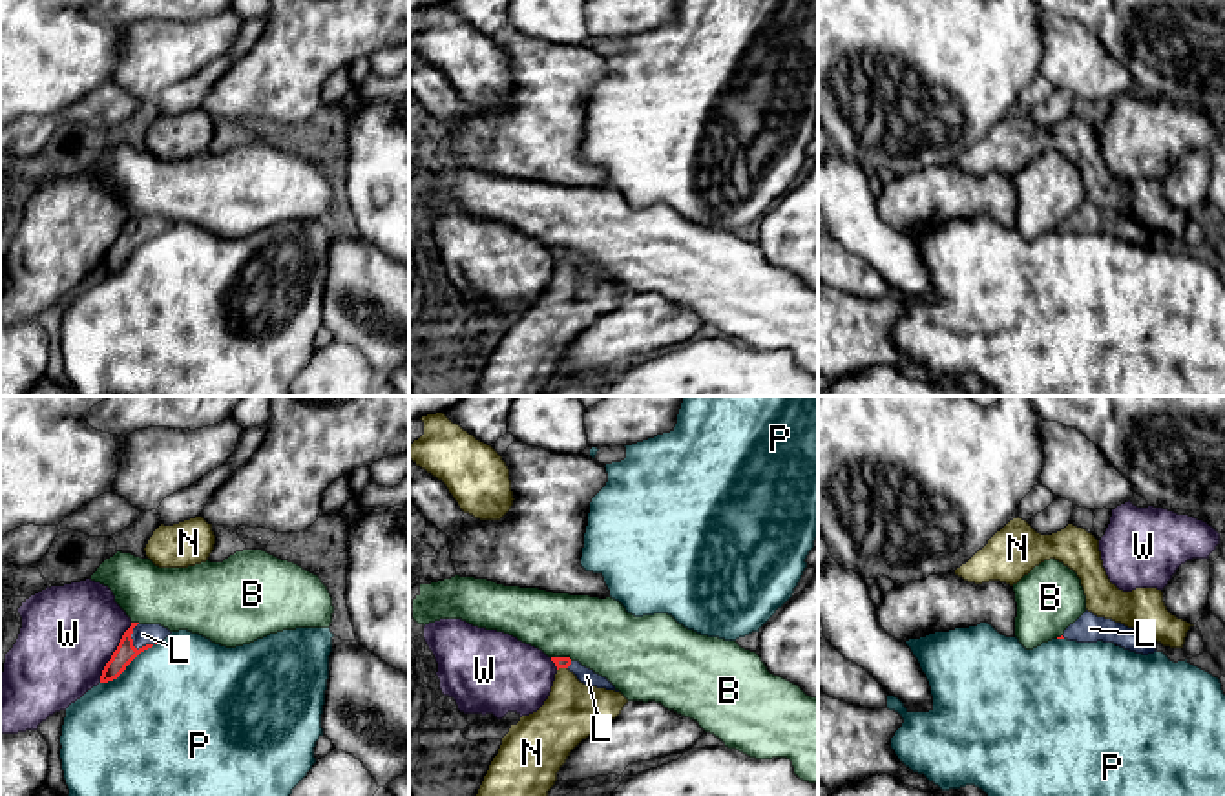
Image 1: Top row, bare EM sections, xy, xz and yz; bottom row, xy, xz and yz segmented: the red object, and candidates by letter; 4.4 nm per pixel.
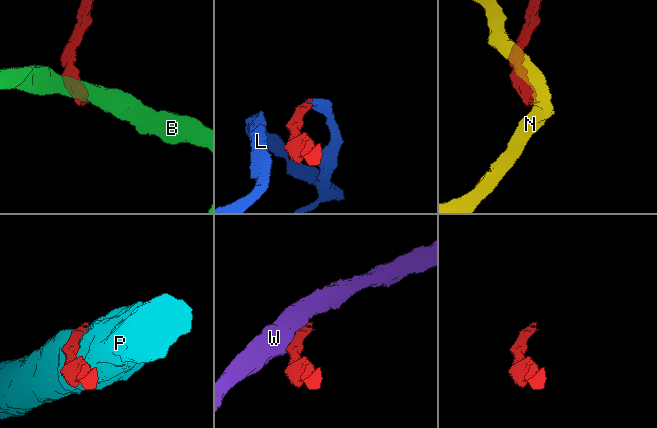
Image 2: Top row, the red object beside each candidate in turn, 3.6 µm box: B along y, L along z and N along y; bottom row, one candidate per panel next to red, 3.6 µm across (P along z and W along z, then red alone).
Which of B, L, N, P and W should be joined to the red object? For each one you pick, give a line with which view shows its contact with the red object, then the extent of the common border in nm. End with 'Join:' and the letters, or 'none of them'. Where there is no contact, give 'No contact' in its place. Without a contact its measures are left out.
L: Touches red in xy. Shared border 130 nm
Join: L

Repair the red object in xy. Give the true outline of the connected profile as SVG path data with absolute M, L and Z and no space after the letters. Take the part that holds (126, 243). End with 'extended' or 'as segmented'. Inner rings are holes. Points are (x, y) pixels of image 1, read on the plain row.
M131 214L111 250L106 254L100 274L117 270L141 243L152 239L155 234L164 232L170 225L172 223L161 215Z; extended

